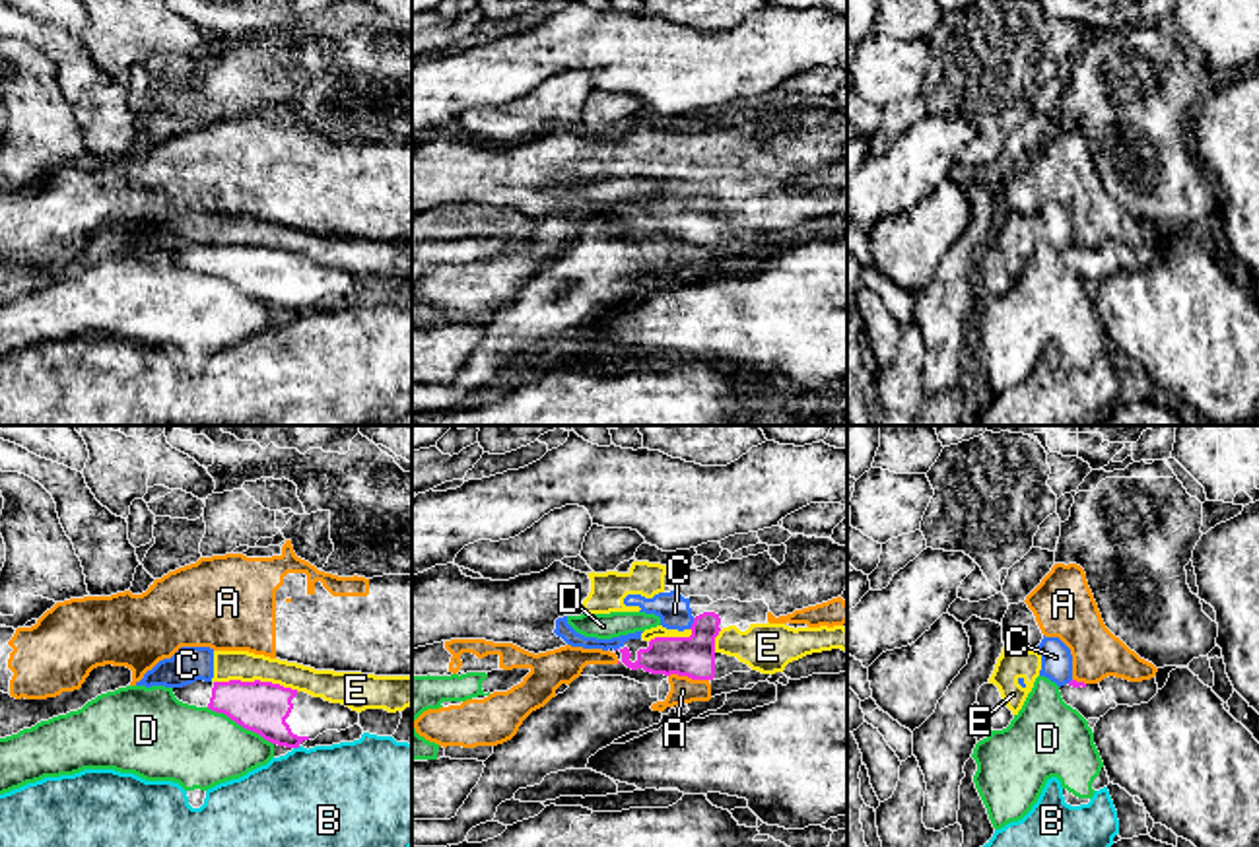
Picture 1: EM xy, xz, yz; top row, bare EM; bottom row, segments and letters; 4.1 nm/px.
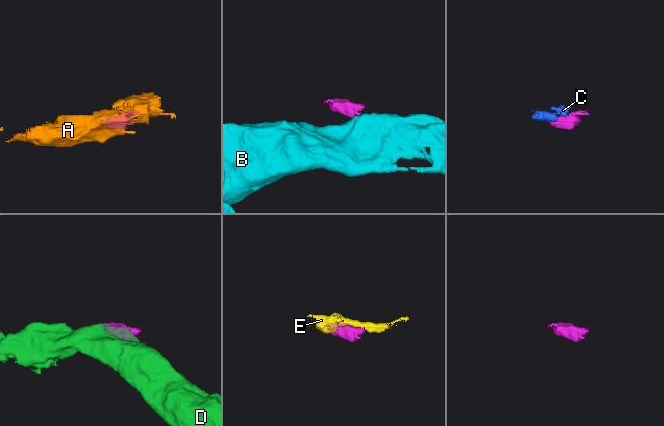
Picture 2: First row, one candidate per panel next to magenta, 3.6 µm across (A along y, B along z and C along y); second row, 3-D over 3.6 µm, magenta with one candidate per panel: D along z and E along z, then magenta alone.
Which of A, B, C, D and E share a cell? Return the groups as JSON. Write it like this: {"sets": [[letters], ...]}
{"sets": [["A"], ["B"], ["C", "E"], ["D"]]}

